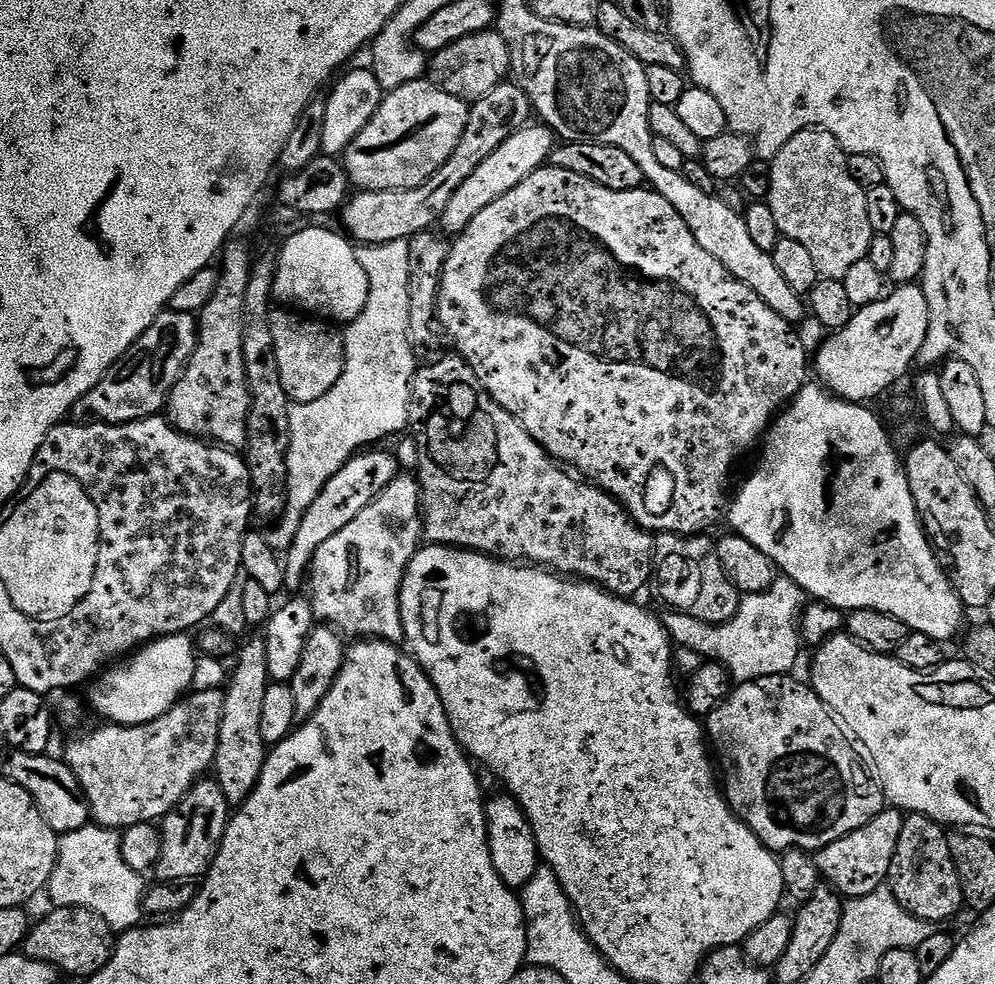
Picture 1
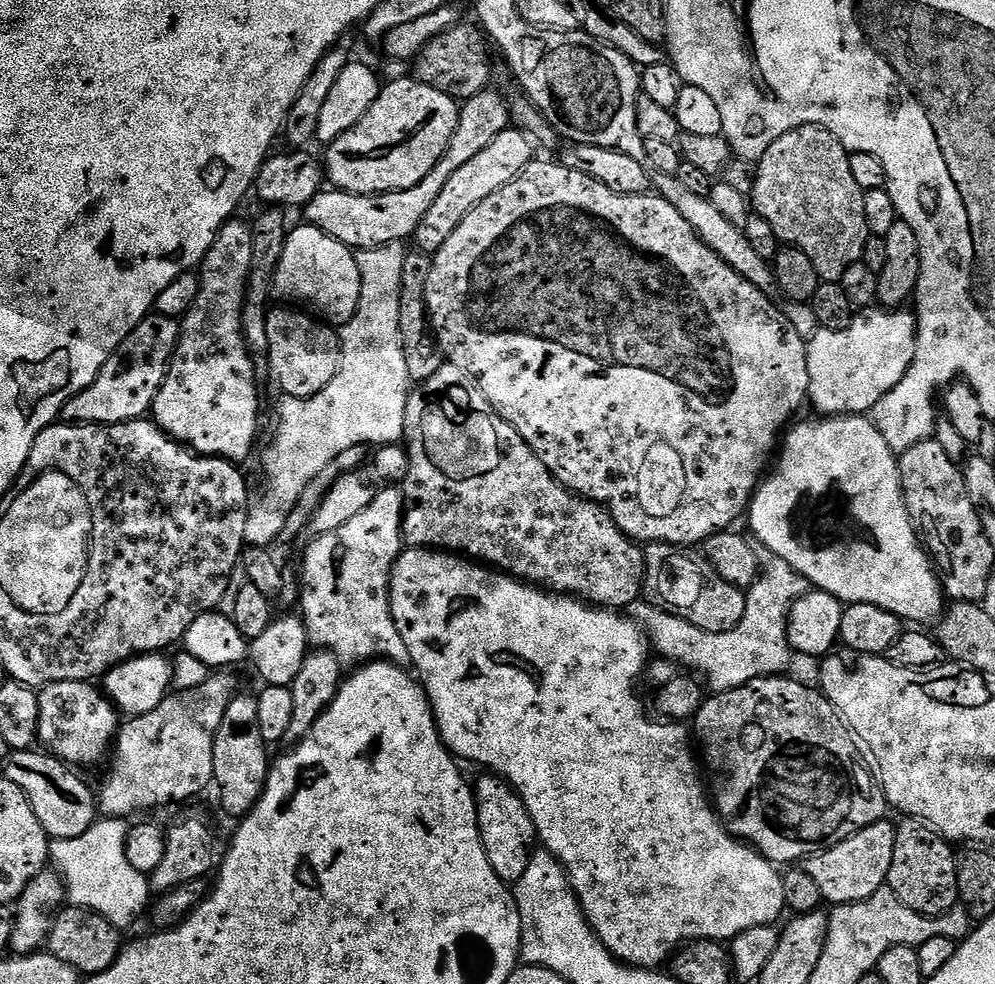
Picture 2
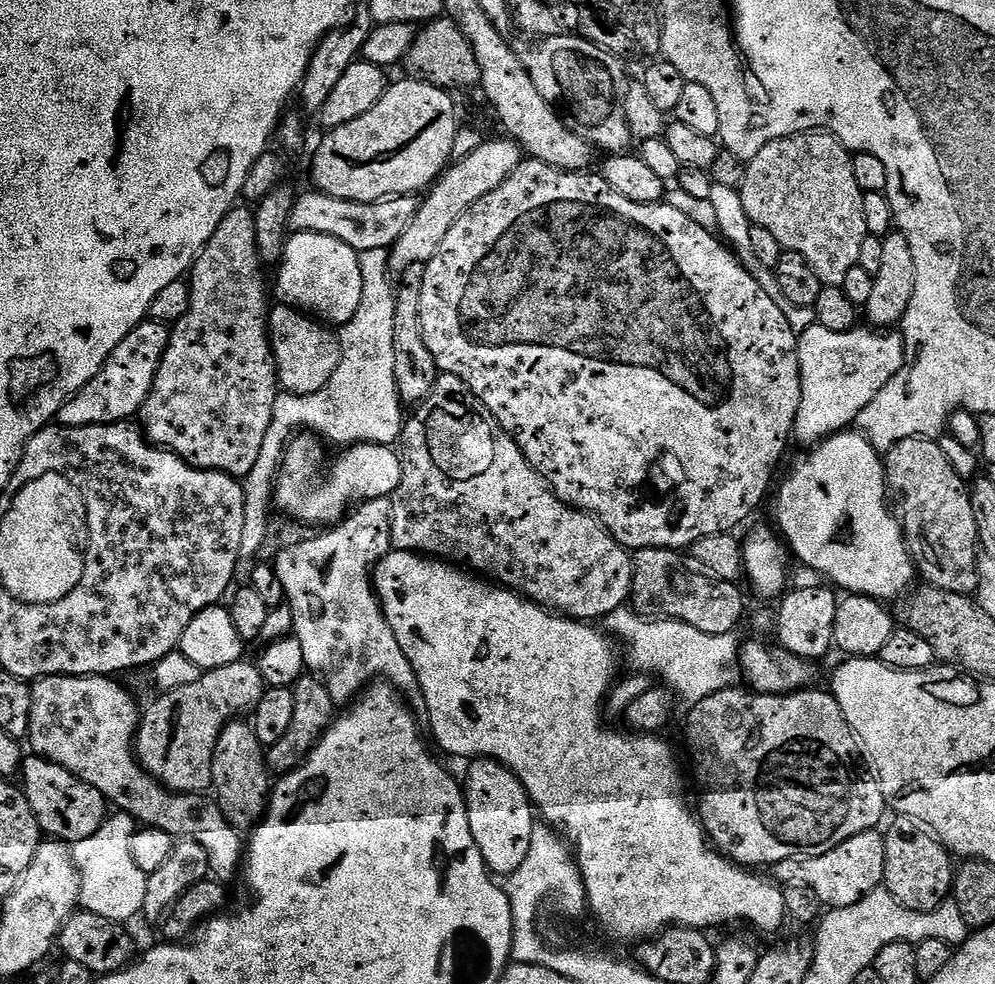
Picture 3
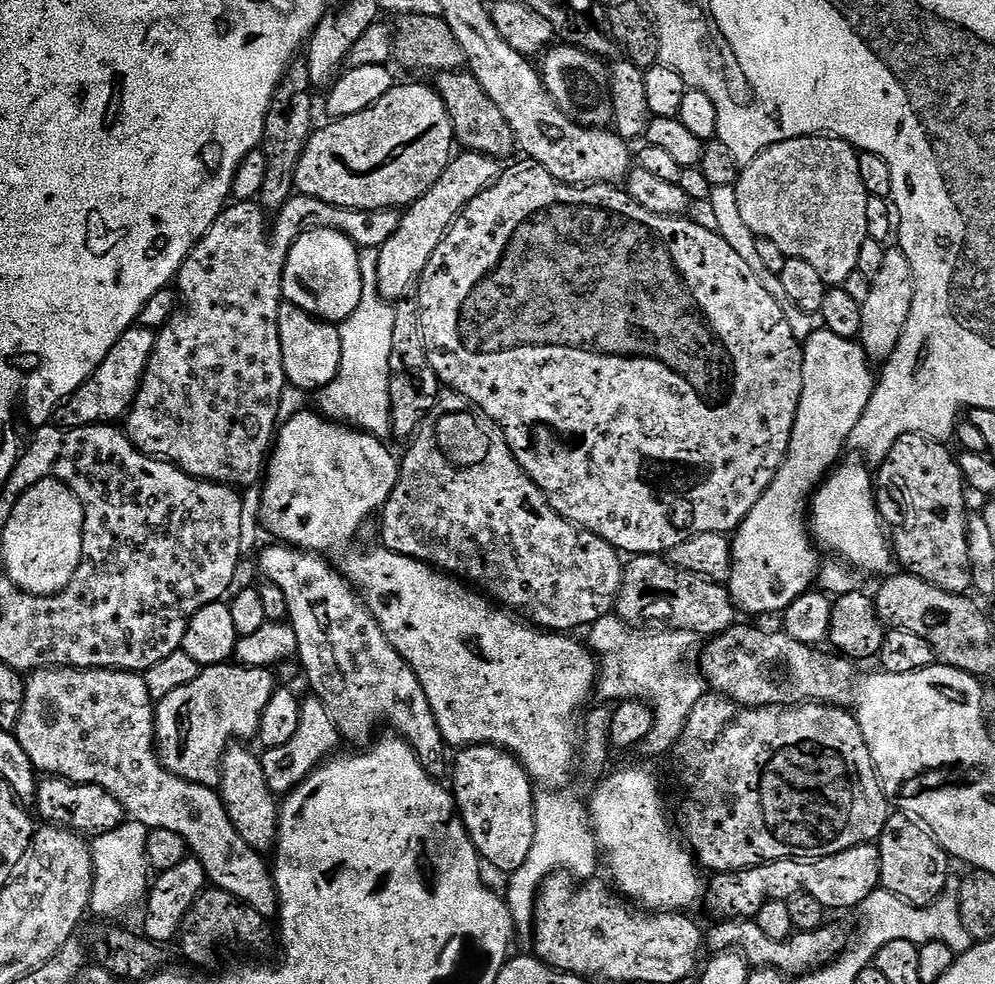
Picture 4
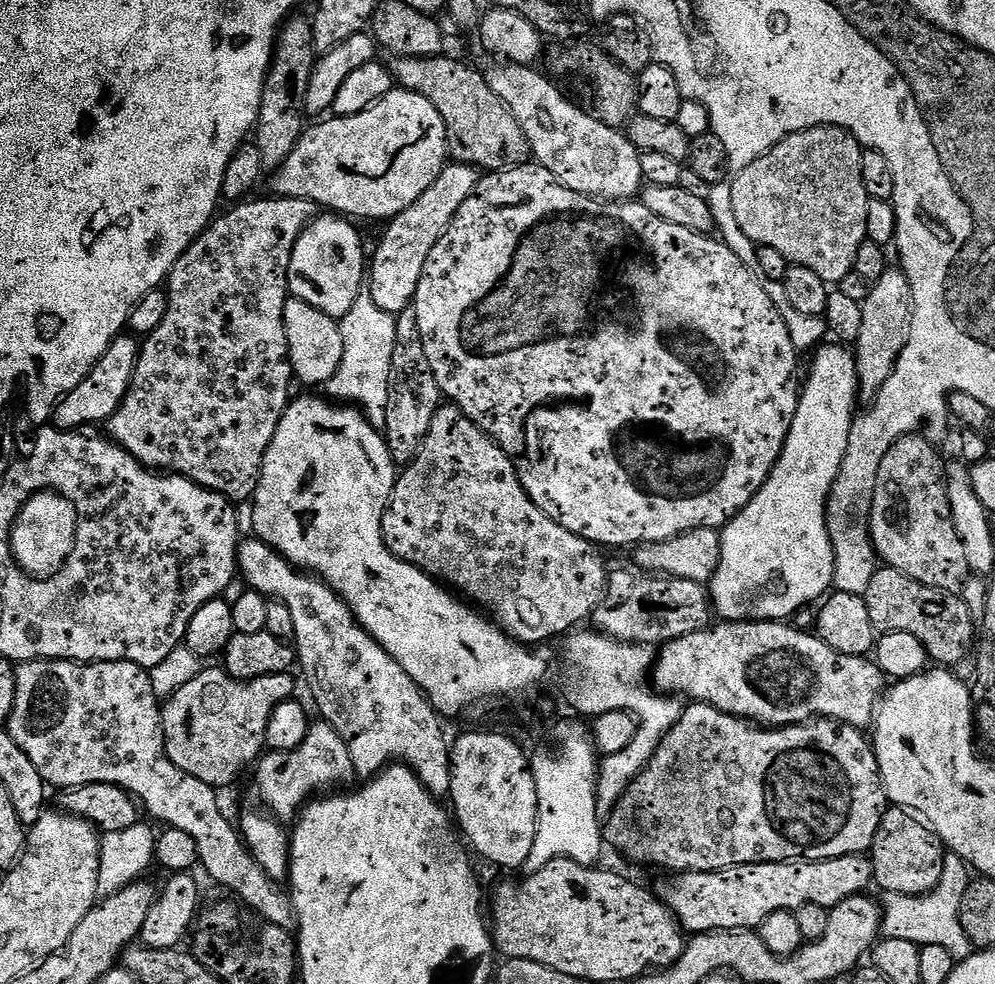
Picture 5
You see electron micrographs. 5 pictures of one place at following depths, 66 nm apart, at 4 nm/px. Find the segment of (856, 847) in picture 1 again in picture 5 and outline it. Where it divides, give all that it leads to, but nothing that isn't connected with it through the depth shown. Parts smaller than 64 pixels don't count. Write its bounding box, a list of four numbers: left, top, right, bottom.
[662,854,873,934]

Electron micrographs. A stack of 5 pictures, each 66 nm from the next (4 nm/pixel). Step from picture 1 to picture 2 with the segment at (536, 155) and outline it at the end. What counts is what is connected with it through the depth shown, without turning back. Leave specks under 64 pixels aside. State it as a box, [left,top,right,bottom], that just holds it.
[414,126,534,254]

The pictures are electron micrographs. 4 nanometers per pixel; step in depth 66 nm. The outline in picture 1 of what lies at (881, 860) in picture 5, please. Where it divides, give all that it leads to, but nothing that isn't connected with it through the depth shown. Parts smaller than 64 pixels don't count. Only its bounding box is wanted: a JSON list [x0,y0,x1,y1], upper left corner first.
[886,814,965,926]

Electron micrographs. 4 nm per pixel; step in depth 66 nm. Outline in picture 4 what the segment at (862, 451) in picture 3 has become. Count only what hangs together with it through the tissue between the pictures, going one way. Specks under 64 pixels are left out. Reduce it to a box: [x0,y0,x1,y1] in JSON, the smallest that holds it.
[810,460,894,578]

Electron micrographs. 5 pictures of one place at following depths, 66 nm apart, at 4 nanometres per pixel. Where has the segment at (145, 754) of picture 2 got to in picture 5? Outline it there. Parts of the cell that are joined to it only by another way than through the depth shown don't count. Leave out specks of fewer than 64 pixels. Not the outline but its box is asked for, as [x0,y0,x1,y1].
[162,667,296,790]

